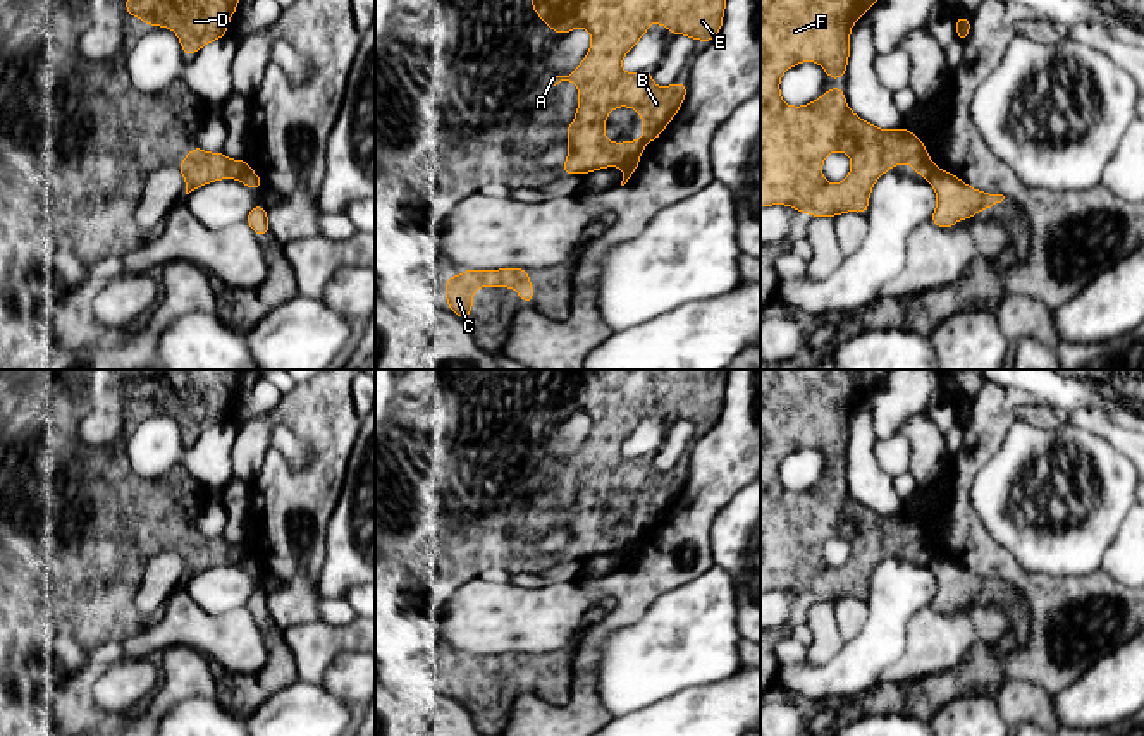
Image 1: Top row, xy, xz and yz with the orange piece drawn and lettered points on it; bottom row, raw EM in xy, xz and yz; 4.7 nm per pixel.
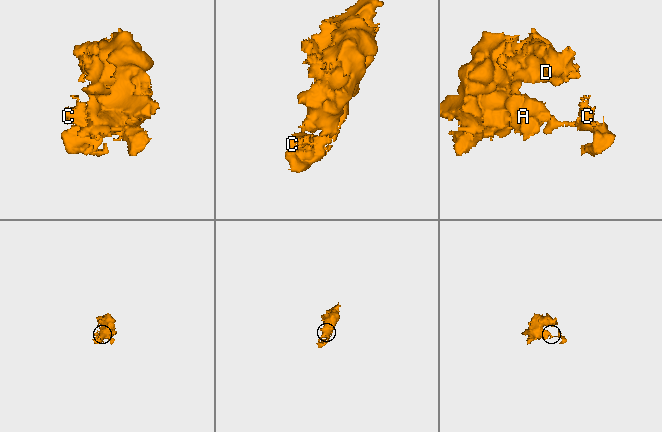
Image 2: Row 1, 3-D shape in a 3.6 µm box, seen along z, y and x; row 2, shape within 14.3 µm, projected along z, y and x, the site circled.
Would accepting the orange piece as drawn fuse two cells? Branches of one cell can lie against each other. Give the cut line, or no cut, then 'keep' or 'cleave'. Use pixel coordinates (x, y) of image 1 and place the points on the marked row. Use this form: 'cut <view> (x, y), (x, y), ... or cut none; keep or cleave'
cut xz (639, 152), (618, 164); cleave

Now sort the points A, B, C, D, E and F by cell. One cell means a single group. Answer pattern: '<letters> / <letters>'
A B D E F / C

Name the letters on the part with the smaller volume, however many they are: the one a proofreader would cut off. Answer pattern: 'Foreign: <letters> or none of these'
Foreign: C

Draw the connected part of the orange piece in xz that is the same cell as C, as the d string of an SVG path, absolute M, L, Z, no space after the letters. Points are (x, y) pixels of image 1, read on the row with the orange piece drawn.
M466 268L459 277L449 275L446 279L447 306L463 322L473 310L475 287L513 287L520 292L521 303L533 303L533 285L528 279L528 268L501 268L501 270L470 270Z

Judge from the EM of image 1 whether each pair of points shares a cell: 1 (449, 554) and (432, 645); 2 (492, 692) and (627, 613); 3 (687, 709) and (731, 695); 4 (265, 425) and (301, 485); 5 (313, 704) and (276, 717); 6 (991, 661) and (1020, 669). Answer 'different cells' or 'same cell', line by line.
1: different cells
2: different cells
3: same cell
4: same cell
5: same cell
6: different cells

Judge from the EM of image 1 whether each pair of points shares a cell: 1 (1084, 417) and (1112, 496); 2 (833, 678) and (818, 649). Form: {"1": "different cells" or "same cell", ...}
{"1": "different cells", "2": "different cells"}

